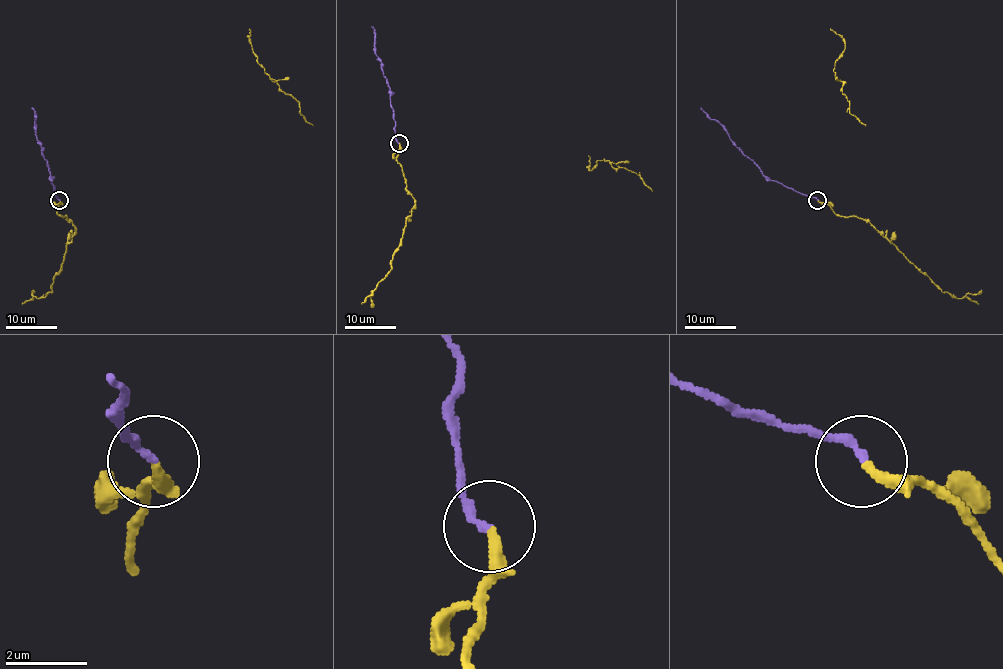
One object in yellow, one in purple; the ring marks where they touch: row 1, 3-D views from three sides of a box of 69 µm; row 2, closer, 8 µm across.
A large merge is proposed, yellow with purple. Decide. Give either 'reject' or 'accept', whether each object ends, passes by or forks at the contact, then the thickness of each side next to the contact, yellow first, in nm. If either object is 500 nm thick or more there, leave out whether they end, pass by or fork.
accept | yellow ends | purple ends | 260/220 nm

